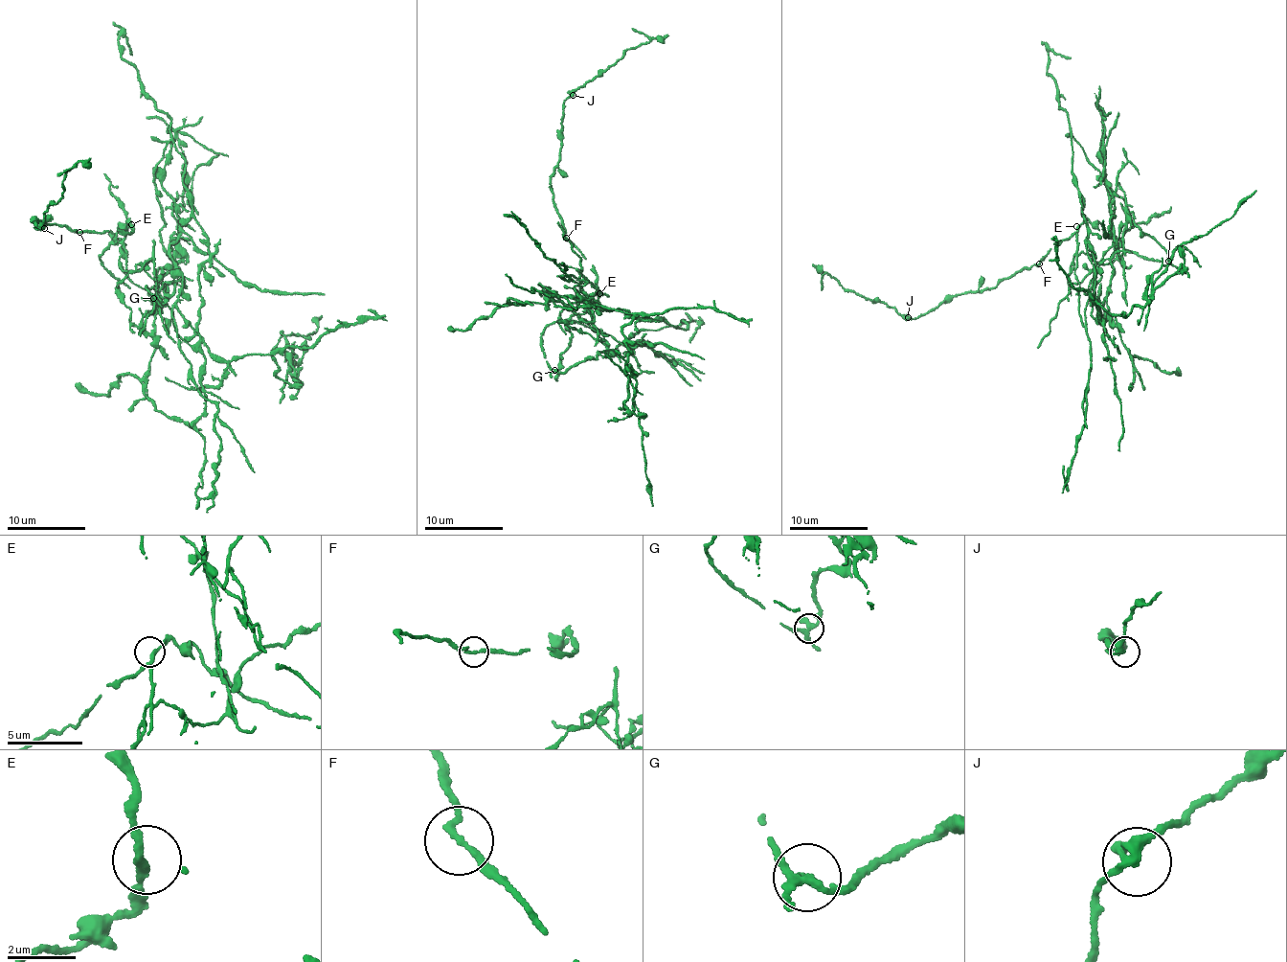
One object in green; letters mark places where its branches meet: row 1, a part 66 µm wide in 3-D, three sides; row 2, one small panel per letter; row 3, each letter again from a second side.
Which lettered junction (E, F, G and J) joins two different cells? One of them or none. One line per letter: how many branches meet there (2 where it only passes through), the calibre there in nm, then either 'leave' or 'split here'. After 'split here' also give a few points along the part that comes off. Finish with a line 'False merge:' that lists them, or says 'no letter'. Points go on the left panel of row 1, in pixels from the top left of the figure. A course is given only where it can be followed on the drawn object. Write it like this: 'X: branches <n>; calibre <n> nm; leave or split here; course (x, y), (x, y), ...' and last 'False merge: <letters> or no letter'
E: branches 2; calibre 260 nm; leave
F: branches 2; calibre 190 nm; leave
G: branches 3; calibre 240 nm; split here; course (153, 299), (173, 246), (176, 344), (172, 318), (291, 387), (285, 336), (321, 316)
J: branches 3; calibre 240 nm; leave
False merge: G

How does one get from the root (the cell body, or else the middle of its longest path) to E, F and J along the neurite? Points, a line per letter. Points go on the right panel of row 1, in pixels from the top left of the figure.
E: (1093, 270), (1095, 260), (1099, 264), (1110, 263), (1118, 257), (1119, 248), (1095, 221), (1087, 219), (1076, 226)
F: (1093, 270), (1095, 260), (1103, 264), (1119, 254), (1115, 240), (1095, 221), (1088, 220), (1057, 241), (1040, 264)
J: (1093, 270), (1095, 260), (1110, 263), (1119, 248), (1104, 227), (1088, 220), (1039, 263), (908, 317)

